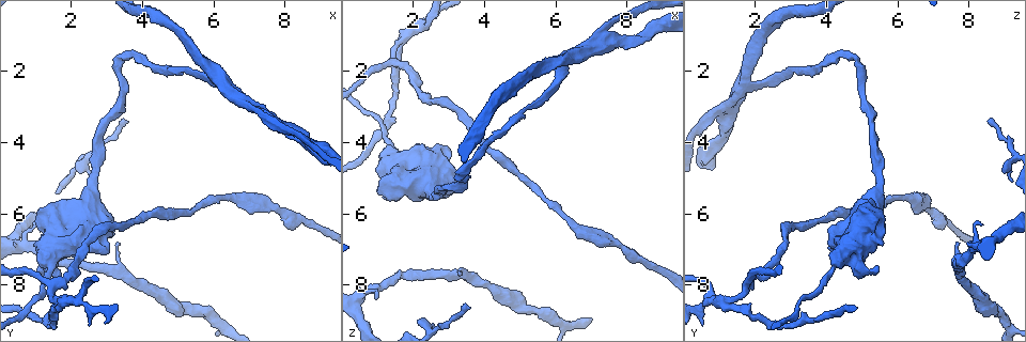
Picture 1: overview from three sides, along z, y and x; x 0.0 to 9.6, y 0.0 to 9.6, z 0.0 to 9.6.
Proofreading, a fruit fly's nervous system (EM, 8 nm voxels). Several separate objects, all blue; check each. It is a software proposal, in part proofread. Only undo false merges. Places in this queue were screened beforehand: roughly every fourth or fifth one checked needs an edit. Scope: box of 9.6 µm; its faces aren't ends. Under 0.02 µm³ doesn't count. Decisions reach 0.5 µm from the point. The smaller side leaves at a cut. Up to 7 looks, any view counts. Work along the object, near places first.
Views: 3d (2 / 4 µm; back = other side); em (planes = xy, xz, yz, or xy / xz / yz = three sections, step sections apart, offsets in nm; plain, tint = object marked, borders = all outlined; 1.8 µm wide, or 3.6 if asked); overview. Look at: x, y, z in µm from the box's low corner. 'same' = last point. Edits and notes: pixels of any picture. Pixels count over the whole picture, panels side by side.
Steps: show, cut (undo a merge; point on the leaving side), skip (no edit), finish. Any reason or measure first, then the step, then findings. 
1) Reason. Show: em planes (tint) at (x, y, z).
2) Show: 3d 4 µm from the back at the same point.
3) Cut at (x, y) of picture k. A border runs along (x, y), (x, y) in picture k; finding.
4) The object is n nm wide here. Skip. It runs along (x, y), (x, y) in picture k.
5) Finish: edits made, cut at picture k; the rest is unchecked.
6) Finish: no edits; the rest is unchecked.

Thin neck. Show: em planes (plain) at (7.95, 5.90, 6.90).

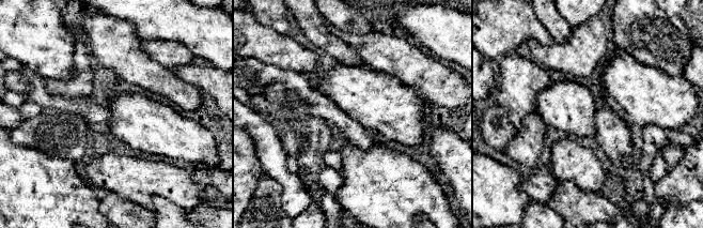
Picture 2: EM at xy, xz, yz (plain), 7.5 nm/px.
Show: em planes (borders) at the same point.

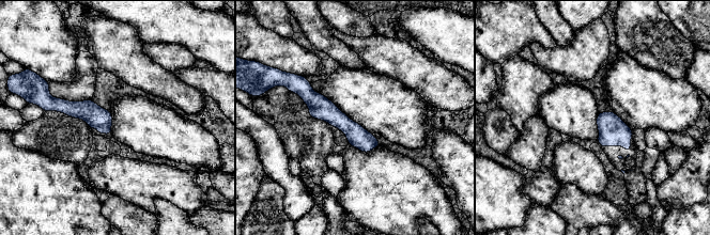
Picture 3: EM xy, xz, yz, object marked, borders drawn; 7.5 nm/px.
Skip. It runs along (303, 83), (324, 109), (375, 143) in picture 3; continuous, no second neuron.

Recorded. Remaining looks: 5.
Three arms meet. Show: 3d 2 µm at (2.00, 8.45, 0.85).

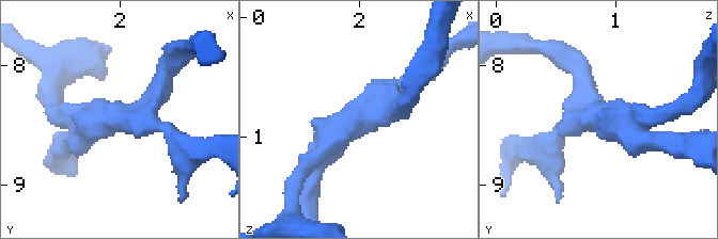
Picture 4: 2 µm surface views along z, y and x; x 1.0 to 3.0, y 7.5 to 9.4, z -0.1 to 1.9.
3 arms meet here; now the EM. Show: em 3.6 µm xz step 16 (tint) at (2.02, 8.44, 0.78).

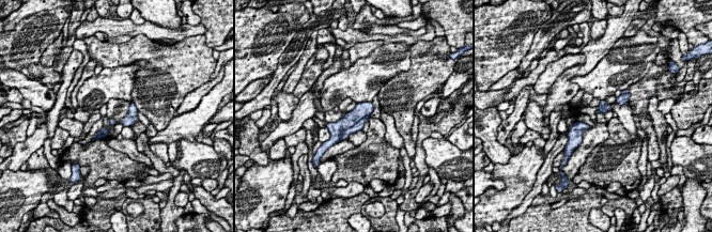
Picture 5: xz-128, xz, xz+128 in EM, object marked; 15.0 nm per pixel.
Cut it another way. Show: em 3.6 µm planes (tint) at the same point.

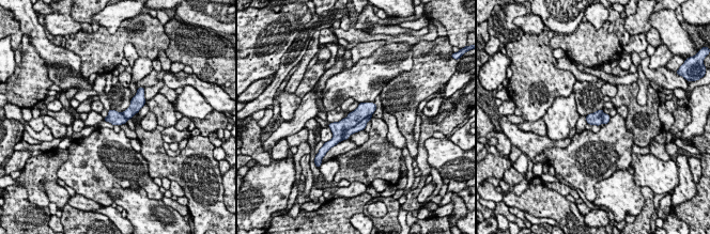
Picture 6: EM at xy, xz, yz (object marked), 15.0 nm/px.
The object is 200 nm wide here. Cut at (338, 128) of picture 6. The part that leaves runs along (373, 107), (349, 121), (336, 140) in picture 6; a second neuron is stuck on.

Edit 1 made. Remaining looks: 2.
Finish: edits made, cut at picture 6; the rest is unchecked.

